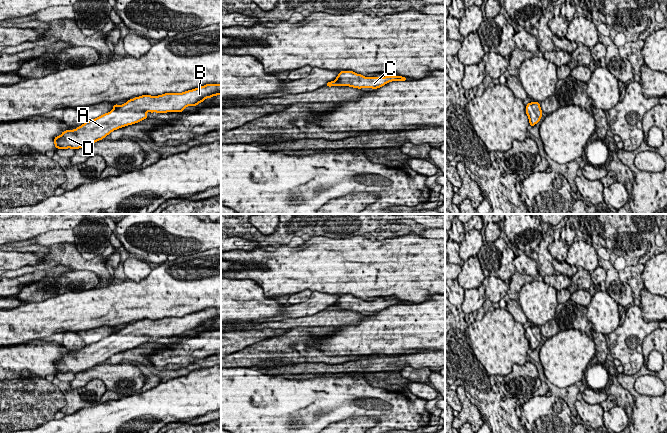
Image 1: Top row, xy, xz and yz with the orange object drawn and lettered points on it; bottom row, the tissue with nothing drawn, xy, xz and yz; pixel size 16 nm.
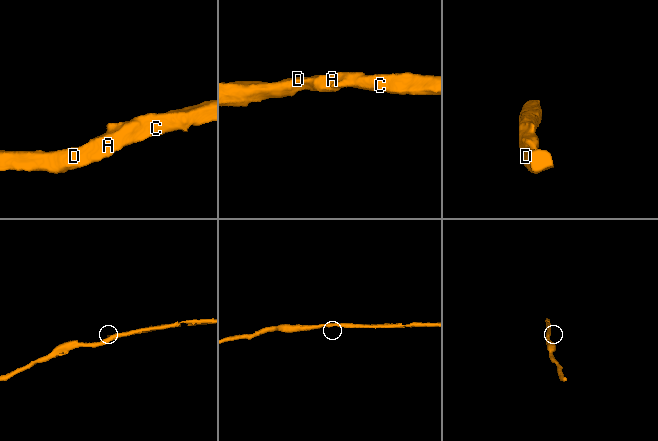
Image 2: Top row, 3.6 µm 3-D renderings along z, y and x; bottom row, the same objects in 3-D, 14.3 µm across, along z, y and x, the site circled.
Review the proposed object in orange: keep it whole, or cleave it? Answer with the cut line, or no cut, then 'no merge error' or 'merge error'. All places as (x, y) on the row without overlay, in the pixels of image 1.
no cut | no merge error

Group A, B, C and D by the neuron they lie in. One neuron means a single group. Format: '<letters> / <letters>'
A B C D

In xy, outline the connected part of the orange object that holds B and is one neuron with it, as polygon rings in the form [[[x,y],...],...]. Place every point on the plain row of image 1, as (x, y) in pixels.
[[[221,307],[206,308],[183,317],[135,321],[123,329],[114,328],[112,335],[86,345],[74,354],[63,355],[54,362],[54,368],[57,373],[76,374],[104,363],[114,354],[146,343],[147,336],[183,336],[185,331],[196,330],[216,319],[221,319]]]

